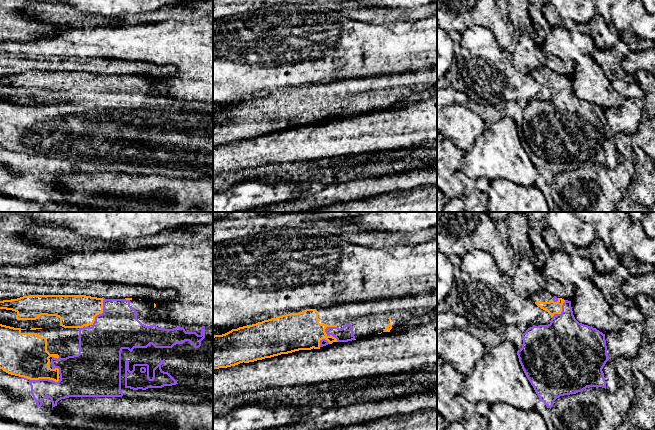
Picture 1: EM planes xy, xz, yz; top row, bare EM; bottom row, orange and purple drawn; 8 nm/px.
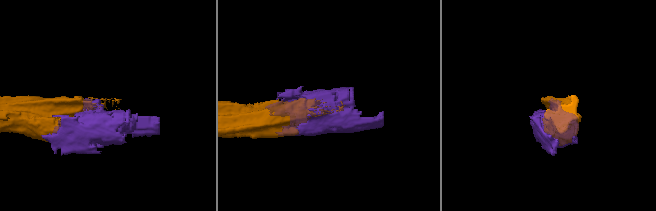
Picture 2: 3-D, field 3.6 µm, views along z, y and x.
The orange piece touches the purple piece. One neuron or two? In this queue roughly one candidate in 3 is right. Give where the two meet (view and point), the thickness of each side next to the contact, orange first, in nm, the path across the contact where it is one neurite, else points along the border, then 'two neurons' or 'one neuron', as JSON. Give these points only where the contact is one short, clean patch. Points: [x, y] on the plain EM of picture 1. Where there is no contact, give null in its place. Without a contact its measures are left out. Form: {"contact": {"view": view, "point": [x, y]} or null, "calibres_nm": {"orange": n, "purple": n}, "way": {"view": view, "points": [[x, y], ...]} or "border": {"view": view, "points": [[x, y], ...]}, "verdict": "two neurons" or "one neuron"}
{"contact": {"view": "xy", "point": [40, 154]}, "calibres_nm": {"orange": 360, "purple": 190}, "verdict": "one neuron"}

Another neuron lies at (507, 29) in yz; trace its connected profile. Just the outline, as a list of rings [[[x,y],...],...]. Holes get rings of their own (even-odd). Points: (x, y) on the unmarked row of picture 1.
[[[437,0],[437,29],[461,32],[472,25],[491,30],[504,50],[517,33],[495,0]]]

